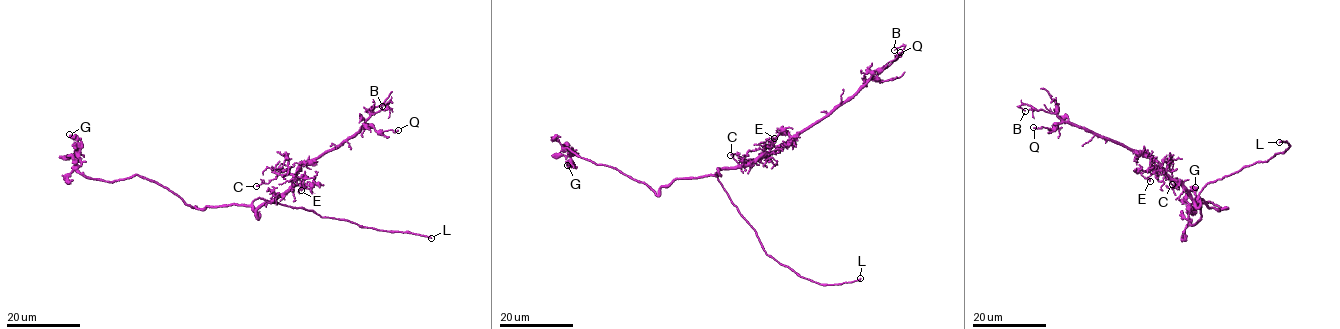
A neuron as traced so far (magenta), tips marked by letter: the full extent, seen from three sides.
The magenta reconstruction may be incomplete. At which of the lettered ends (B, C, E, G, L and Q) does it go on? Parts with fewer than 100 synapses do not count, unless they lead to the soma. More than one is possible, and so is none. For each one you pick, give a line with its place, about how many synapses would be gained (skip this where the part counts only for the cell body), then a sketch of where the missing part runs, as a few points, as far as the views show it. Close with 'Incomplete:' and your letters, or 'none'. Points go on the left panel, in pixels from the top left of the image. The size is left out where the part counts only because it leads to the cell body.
L: at (431, 238); missing branch runs (431, 238), (444, 239), (461, 235), (459, 233), (461, 236)
Incomplete: L

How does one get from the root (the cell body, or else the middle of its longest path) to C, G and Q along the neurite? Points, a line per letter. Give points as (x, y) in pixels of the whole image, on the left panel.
C: (255, 211), (287, 194), (292, 175), (280, 171), (269, 182), (256, 186)
G: (255, 211), (235, 204), (197, 208), (137, 175), (112, 181), (87, 178), (77, 169), (79, 144), (69, 134)
Q: (255, 211), (287, 194), (303, 164), (343, 145), (368, 124), (381, 132), (398, 130)

